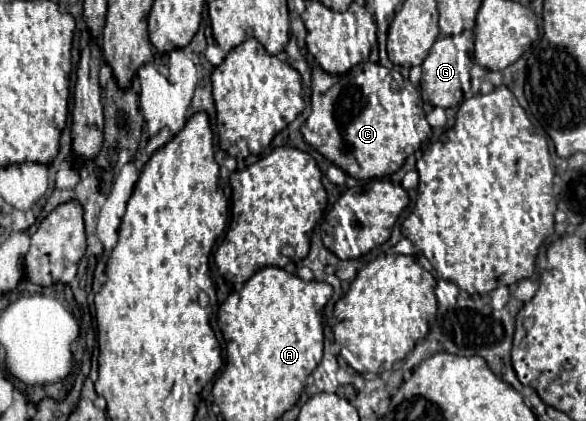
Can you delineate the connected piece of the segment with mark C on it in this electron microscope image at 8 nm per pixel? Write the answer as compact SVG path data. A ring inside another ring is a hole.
M360 62L344 76L332 76L320 66L312 70L312 114L302 126L304 140L328 162L340 166L356 180L394 174L432 134L422 100L410 80L400 72L374 62Z

